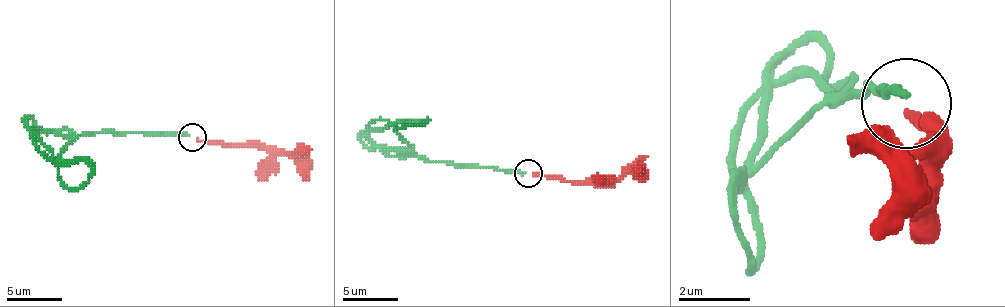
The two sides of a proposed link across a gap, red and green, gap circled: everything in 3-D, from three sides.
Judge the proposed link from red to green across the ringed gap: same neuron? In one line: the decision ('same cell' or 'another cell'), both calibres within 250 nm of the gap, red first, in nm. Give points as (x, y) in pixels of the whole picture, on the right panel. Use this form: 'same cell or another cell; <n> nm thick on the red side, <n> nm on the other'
another cell; 200 nm thick on the red side, 200 nm on the other

